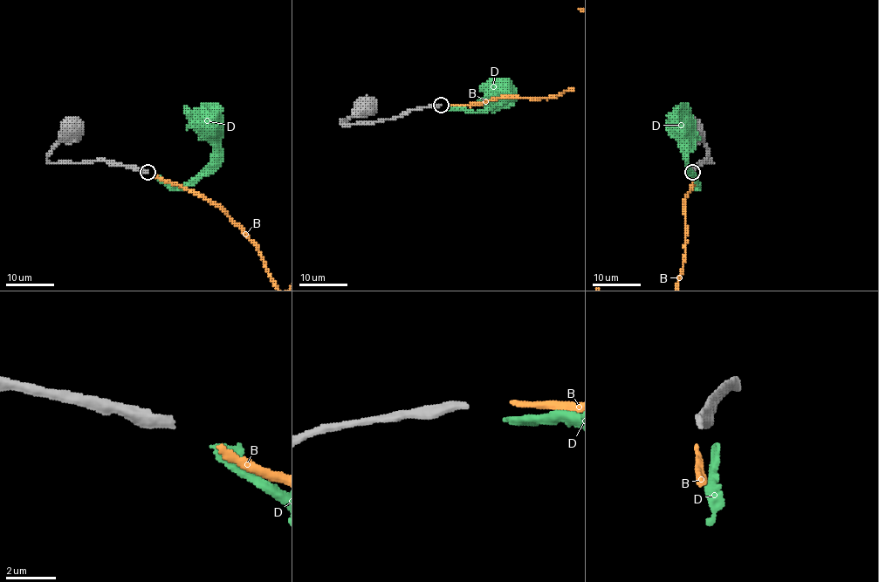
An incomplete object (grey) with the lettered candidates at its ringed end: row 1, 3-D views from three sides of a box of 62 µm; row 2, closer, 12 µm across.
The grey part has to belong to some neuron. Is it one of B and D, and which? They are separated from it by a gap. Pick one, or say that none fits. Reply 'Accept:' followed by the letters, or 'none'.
Accept: B

